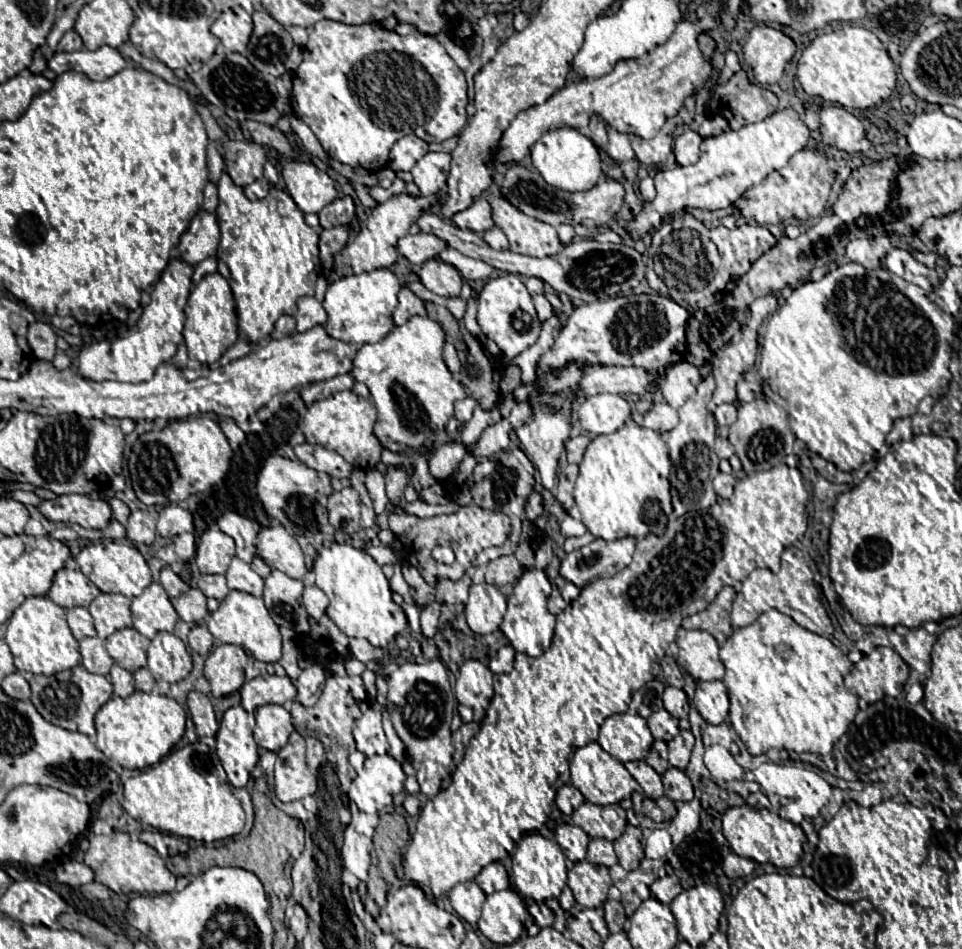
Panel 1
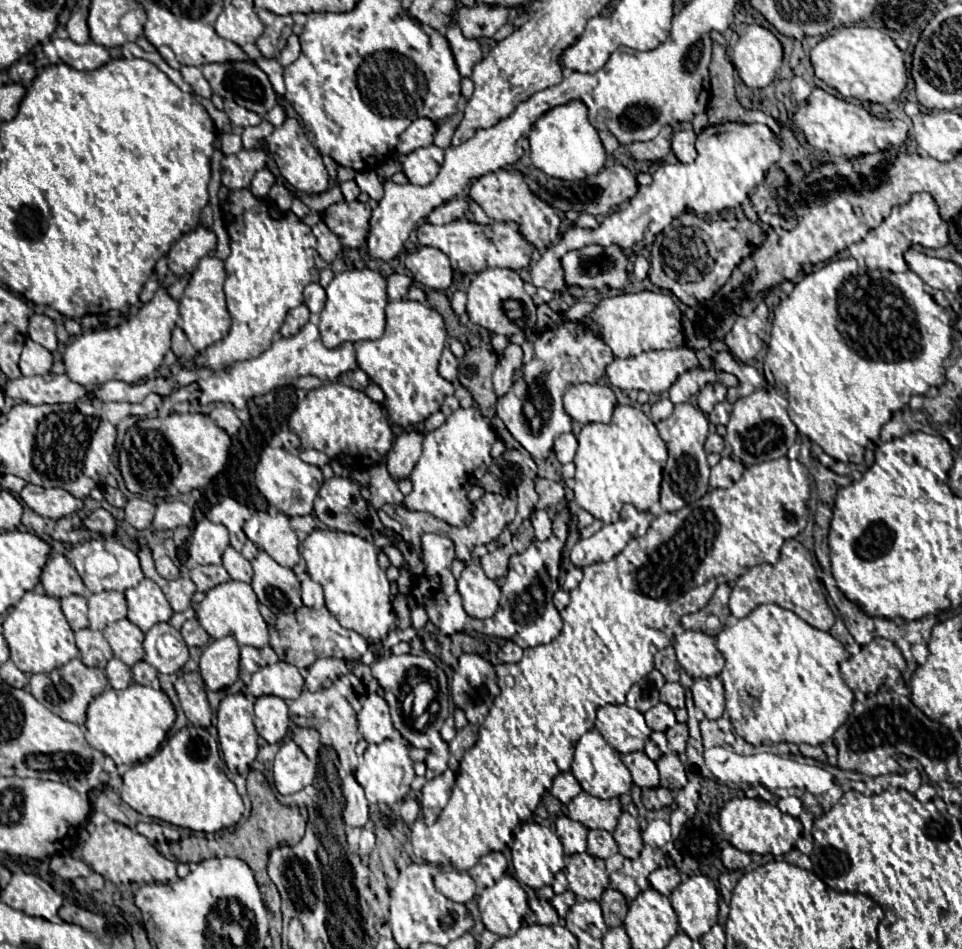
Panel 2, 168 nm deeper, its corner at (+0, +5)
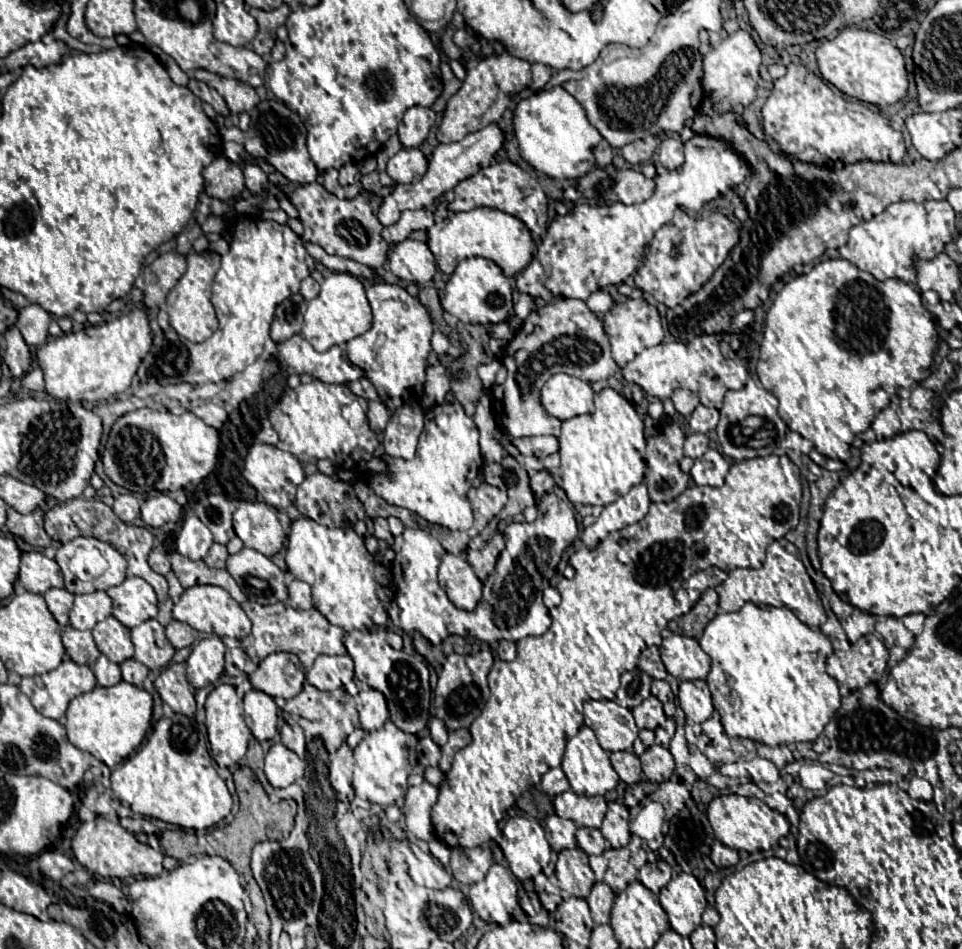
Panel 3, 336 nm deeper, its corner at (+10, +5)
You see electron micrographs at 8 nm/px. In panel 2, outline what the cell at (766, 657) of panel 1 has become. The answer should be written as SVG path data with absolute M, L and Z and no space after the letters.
M778 604L758 606L746 618L726 624L716 636L716 646L726 660L720 672L726 690L726 712L736 732L752 746L760 746L764 740L806 742L810 746L824 744L852 712L854 694L844 684L838 668L838 664L848 658L848 652L836 638L810 626L792 610L784 610Z

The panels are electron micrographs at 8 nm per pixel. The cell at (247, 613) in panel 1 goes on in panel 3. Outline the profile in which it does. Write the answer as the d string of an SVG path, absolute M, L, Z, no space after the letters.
M192 586L186 588L180 600L172 608L172 618L178 622L190 624L198 632L216 634L216 636L230 636L230 638L244 638L250 634L250 620L242 606L220 586Z

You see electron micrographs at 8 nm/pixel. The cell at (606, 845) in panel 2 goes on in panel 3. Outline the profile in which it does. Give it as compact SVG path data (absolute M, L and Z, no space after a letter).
M578 828L576 840L578 840L578 846L590 856L592 854L602 854L606 850L606 846L608 846L598 828Z

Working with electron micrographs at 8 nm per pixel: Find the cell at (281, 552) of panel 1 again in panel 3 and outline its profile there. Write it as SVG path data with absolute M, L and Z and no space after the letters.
M242 500L234 512L234 530L244 546L254 548L264 556L274 556L286 542L276 510L264 502Z

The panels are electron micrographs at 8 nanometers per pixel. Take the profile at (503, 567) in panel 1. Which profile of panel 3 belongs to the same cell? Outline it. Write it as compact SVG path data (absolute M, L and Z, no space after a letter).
M486 546L484 550L466 550L466 560L472 566L472 570L476 572L476 576L484 582L488 578L488 574L494 570L494 562L496 562L498 550Z

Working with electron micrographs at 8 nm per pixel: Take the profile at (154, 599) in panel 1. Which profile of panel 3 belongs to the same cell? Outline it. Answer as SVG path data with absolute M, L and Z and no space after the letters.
M130 576L122 584L108 588L106 594L112 598L112 614L126 624L126 628L134 628L158 614L156 592L138 576Z

